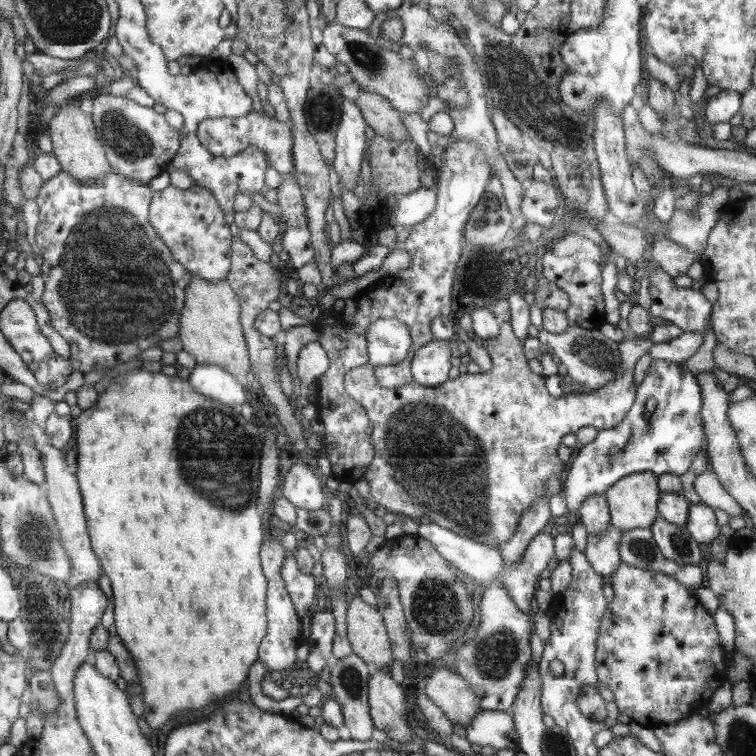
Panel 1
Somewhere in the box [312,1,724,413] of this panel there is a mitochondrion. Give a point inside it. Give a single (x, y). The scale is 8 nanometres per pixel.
(521, 88)

